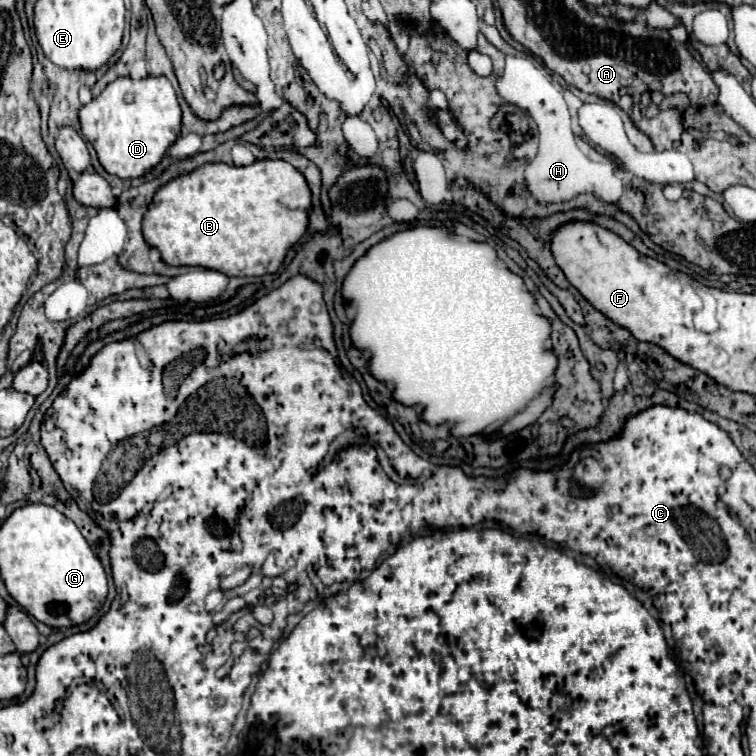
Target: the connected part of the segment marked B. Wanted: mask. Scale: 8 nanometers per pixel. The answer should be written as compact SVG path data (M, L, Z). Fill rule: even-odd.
M254 161L246 167L206 163L186 175L174 177L154 193L142 219L142 235L146 245L158 249L162 261L168 265L196 265L220 271L228 277L258 277L278 271L288 247L304 235L310 199L304 177L286 161Z

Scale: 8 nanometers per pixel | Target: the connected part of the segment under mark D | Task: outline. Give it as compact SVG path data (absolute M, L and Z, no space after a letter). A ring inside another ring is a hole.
M122 77L84 105L78 113L82 135L96 149L98 161L106 173L120 179L140 177L152 169L168 151L168 145L180 135L180 105L174 87L166 77L130 79Z

